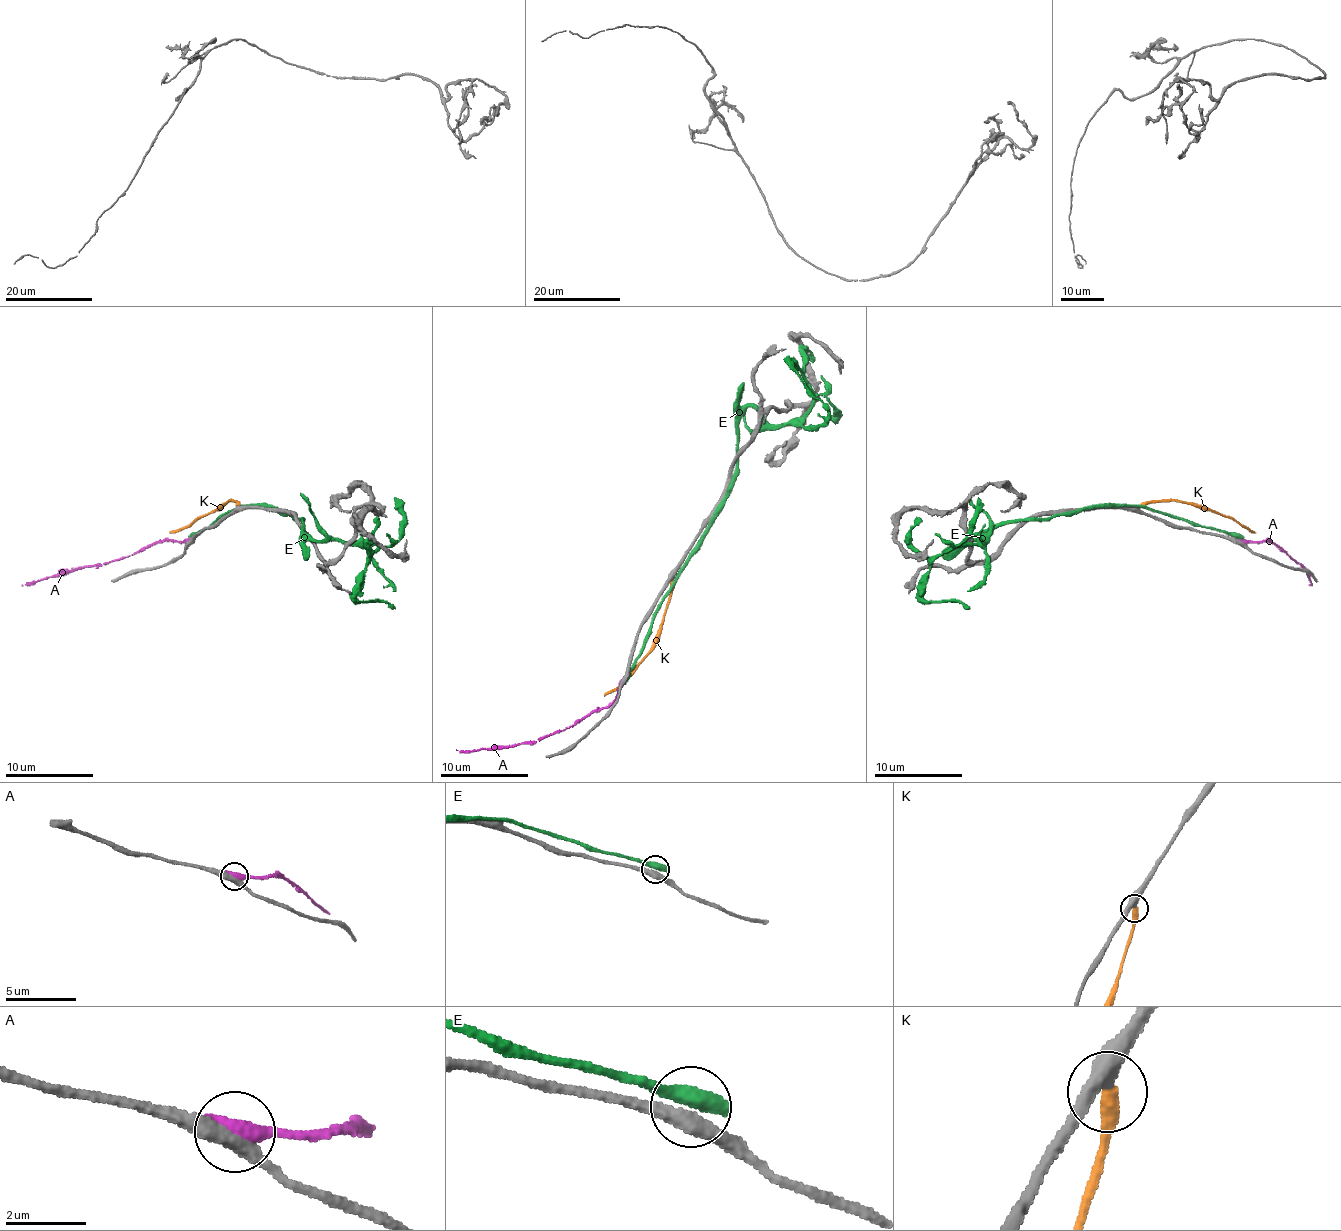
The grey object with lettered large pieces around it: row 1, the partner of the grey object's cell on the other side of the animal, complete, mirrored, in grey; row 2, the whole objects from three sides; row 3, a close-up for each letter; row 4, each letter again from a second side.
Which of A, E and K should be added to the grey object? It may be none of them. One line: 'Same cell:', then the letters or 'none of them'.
Same cell: K

